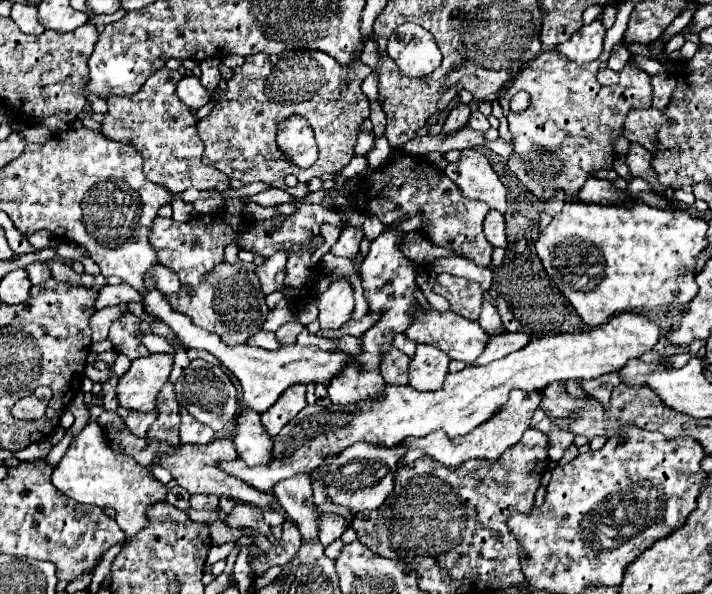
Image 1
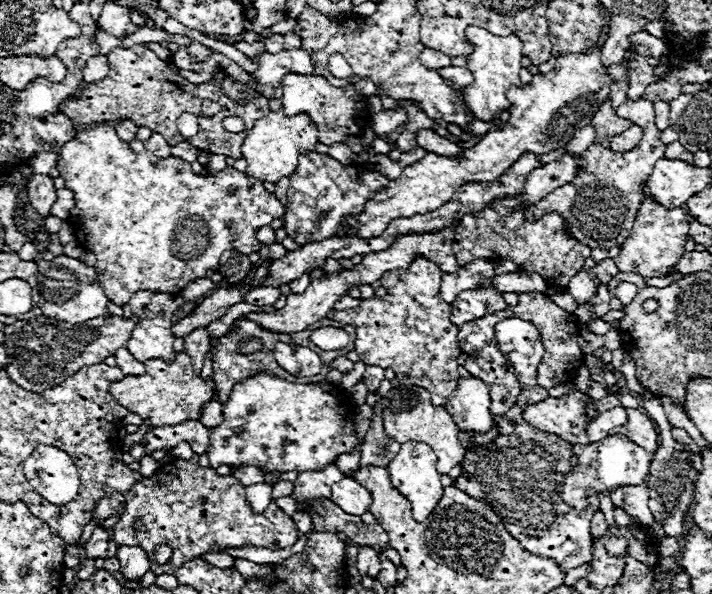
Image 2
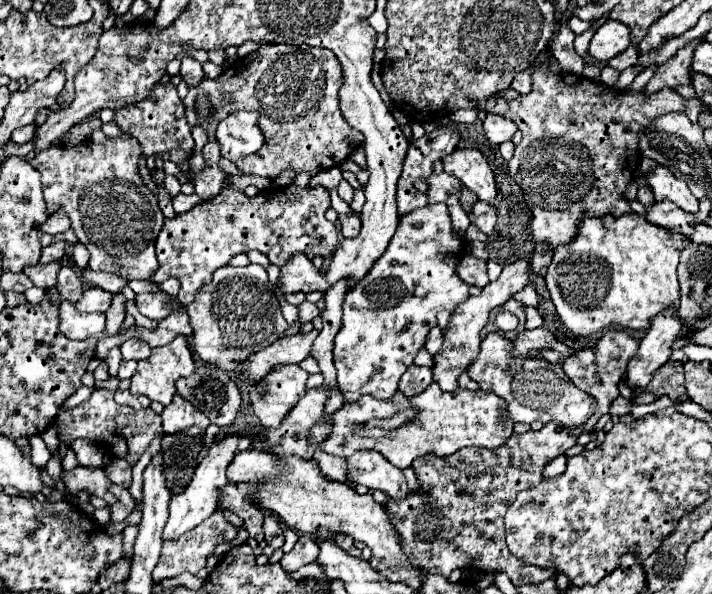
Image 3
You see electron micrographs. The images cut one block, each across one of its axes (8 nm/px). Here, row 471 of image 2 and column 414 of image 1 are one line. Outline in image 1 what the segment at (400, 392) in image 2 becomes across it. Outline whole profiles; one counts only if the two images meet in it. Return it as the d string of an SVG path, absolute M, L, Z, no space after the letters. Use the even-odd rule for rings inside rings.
M512 390L508 404L496 412L490 420L486 420L484 424L480 424L478 428L474 428L472 432L468 432L466 436L456 436L456 438L448 438L444 432L432 432L424 438L406 438L400 446L404 446L406 450L422 450L424 454L428 454L432 460L440 462L446 468L458 468L462 462L470 460L470 458L488 458L488 460L496 460L500 458L500 454L518 444L522 434L530 428L532 424L532 412L538 408L540 404L540 396L536 392L524 392L524 390Z

